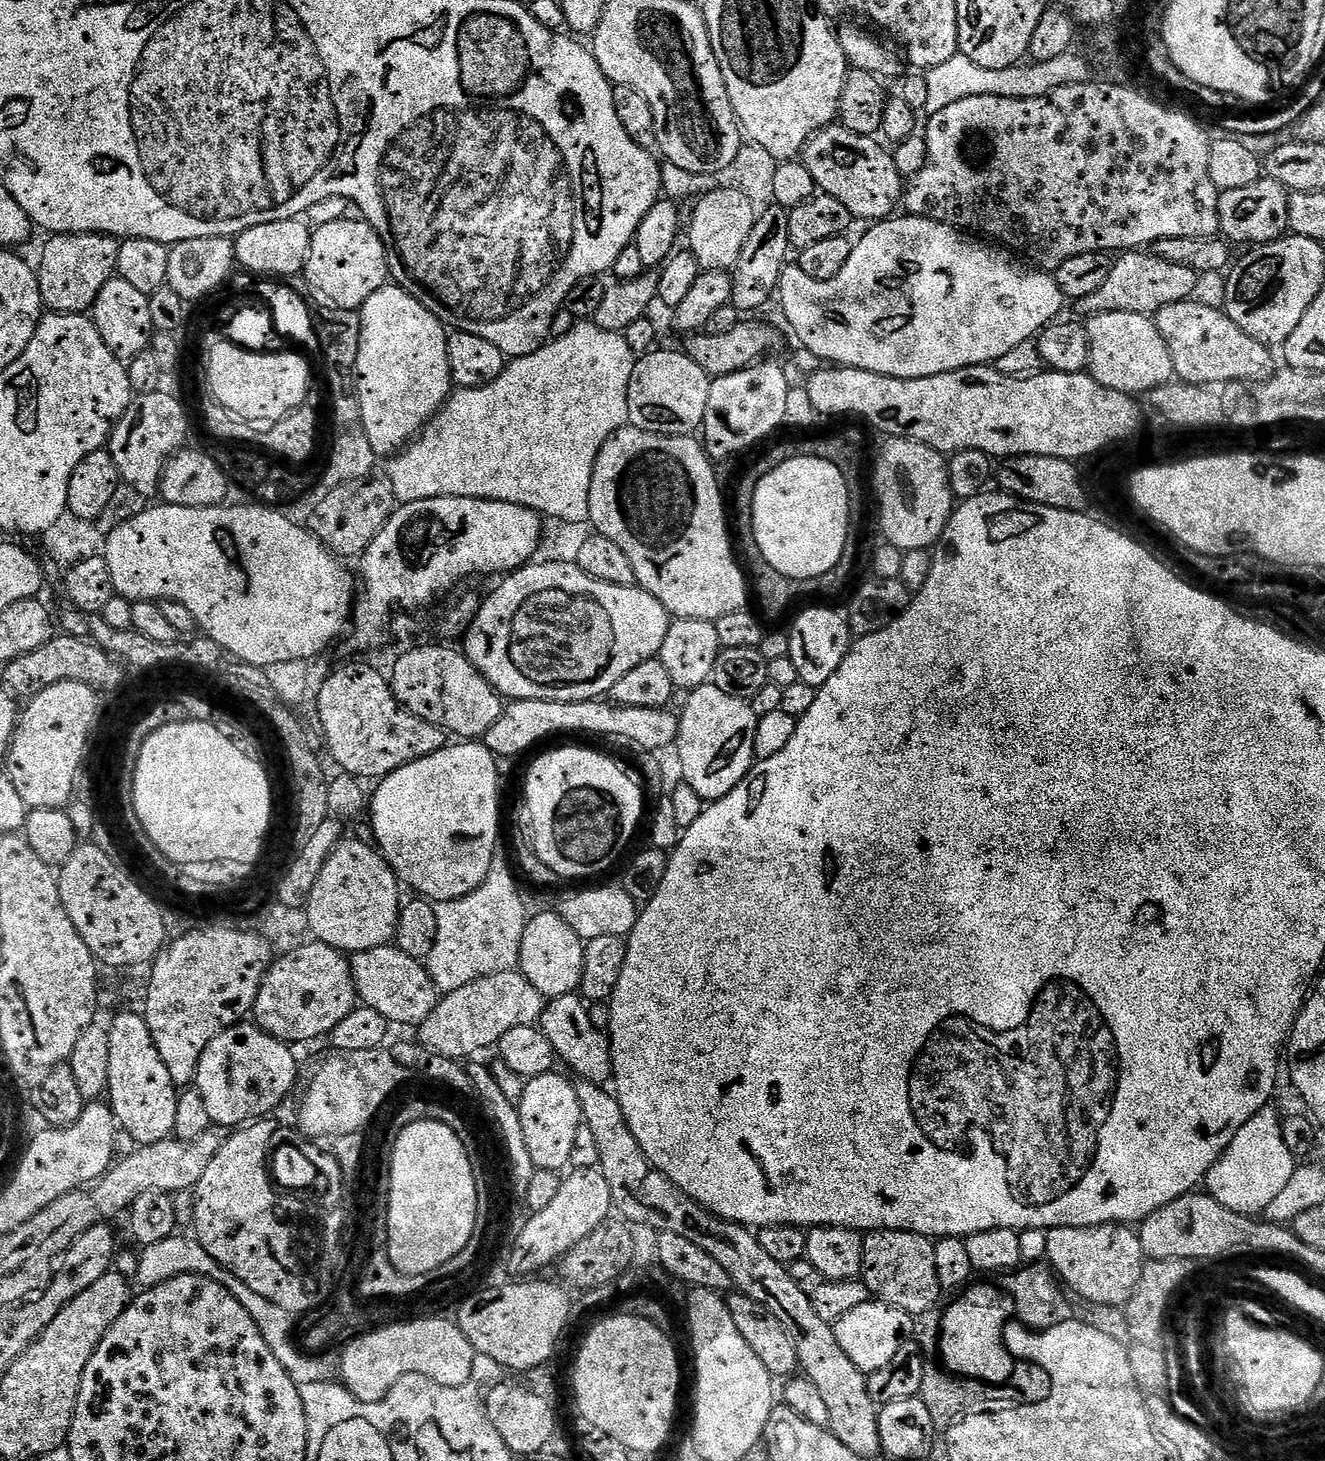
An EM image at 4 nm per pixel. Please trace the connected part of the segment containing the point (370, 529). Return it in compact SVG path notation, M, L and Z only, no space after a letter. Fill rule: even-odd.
M365 478L351 480L331 494L326 494L320 504L315 505L317 533L322 534L322 539L333 553L340 558L357 558L367 547L371 546L376 535L386 526L392 513L398 507L396 491L392 489L387 479Z

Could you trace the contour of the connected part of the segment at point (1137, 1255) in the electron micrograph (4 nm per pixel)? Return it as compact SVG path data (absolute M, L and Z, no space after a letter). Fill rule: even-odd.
M1115 1222L1097 1224L1093 1228L1054 1228L1047 1235L1047 1263L1069 1289L1072 1287L1089 1305L1127 1305L1129 1297L1136 1291L1136 1283L1140 1281L1140 1275L1144 1273L1146 1263L1142 1242L1131 1227Z

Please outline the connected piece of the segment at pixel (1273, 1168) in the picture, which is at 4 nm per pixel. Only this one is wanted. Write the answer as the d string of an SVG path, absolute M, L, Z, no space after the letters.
M1263 1108L1249 1122L1244 1123L1221 1156L1224 1178L1231 1184L1229 1203L1234 1206L1248 1204L1247 1209L1254 1214L1263 1213L1267 1209L1286 1187L1297 1166L1295 1153L1289 1150L1282 1118L1280 1120L1274 1108Z

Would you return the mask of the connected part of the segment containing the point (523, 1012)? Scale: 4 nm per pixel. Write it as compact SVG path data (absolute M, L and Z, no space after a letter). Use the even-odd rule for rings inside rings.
M519 970L495 972L489 976L478 978L458 990L449 992L439 997L435 1010L418 1026L420 1032L419 1043L429 1044L437 1057L447 1057L451 1061L459 1061L460 1056L472 1056L491 1044L496 1044L507 1037L510 1030L523 1024L535 1025L544 1012L546 997L524 977Z

